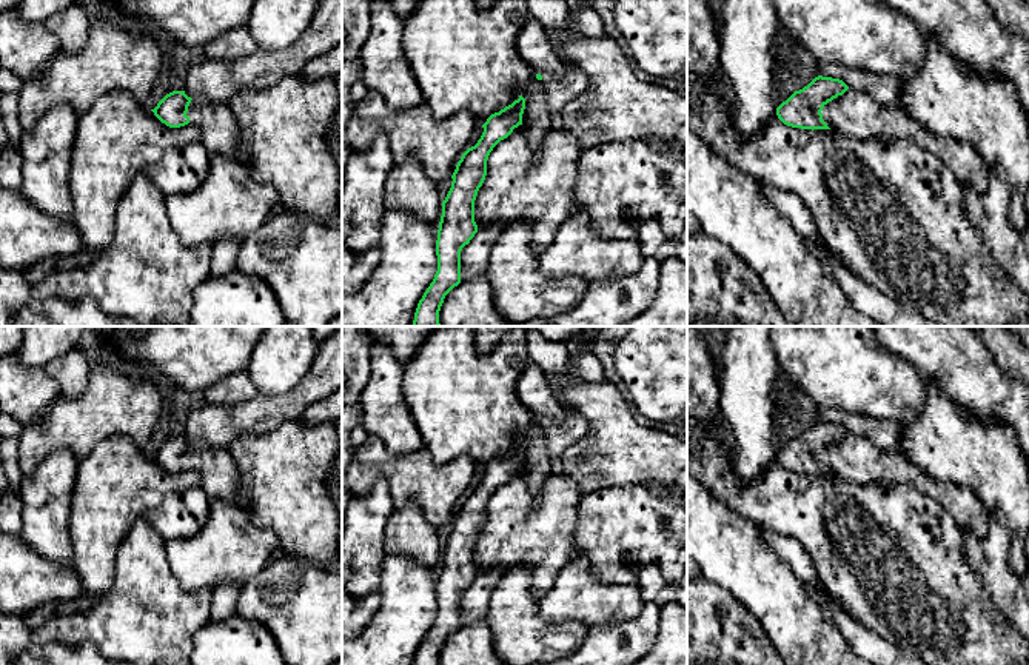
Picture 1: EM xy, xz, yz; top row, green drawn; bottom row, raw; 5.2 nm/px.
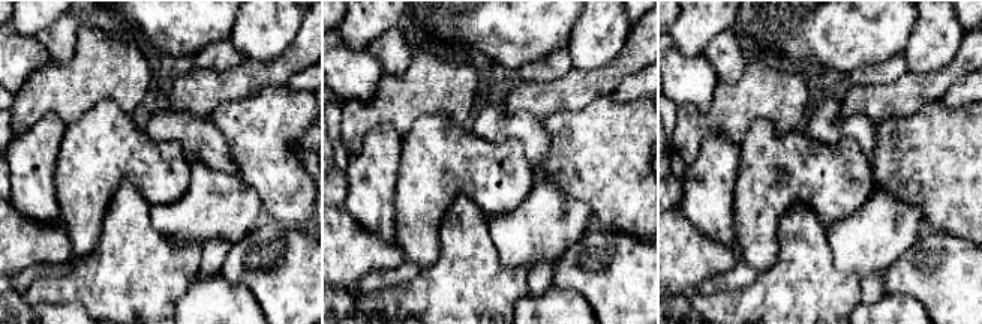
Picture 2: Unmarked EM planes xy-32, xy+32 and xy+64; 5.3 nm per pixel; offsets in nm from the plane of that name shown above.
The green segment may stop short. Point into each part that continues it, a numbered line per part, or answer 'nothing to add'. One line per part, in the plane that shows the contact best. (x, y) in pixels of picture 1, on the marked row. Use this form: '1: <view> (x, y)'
1: xy (219, 128)

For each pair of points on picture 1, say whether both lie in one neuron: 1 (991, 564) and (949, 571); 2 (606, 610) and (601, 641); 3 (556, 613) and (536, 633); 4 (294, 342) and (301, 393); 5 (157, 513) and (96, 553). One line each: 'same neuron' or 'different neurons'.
1: different neurons
2: different neurons
3: different neurons
4: different neurons
5: same neuron

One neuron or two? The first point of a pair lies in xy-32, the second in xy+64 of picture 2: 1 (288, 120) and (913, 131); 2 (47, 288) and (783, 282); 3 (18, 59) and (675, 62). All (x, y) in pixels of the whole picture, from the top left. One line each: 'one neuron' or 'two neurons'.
1: one neuron
2: one neuron
3: one neuron

